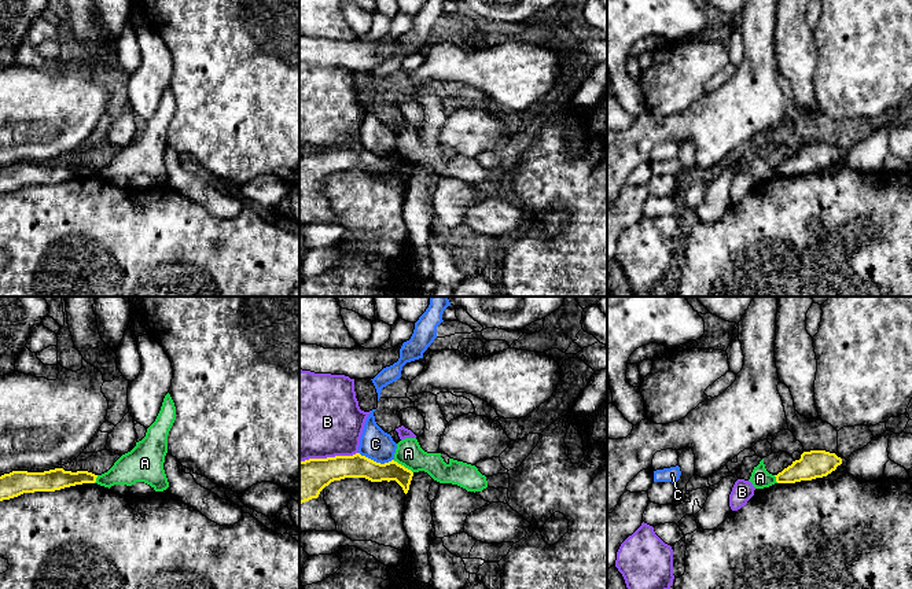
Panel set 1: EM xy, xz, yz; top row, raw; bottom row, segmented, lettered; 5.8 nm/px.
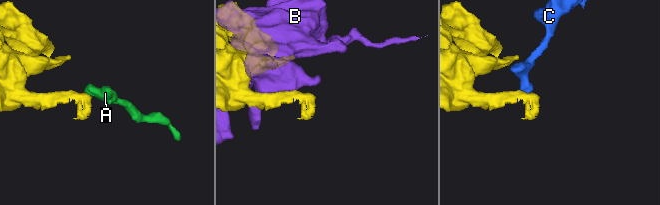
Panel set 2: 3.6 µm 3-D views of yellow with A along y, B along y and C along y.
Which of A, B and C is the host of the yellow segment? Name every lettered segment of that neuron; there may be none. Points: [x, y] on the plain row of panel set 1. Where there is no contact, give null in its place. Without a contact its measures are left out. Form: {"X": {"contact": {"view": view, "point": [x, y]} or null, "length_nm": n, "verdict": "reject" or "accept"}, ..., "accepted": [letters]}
{"A": {"contact": {"view": "xz", "point": [403, 158]}, "length_nm": 140, "verdict": "reject"}, "B": {"contact": {"view": "xz", "point": [328, 150]}, "length_nm": 340, "verdict": "reject"}, "C": {"contact": {"view": "xz", "point": [375, 154]}, "length_nm": 220, "verdict": "reject"}, "accepted": []}

